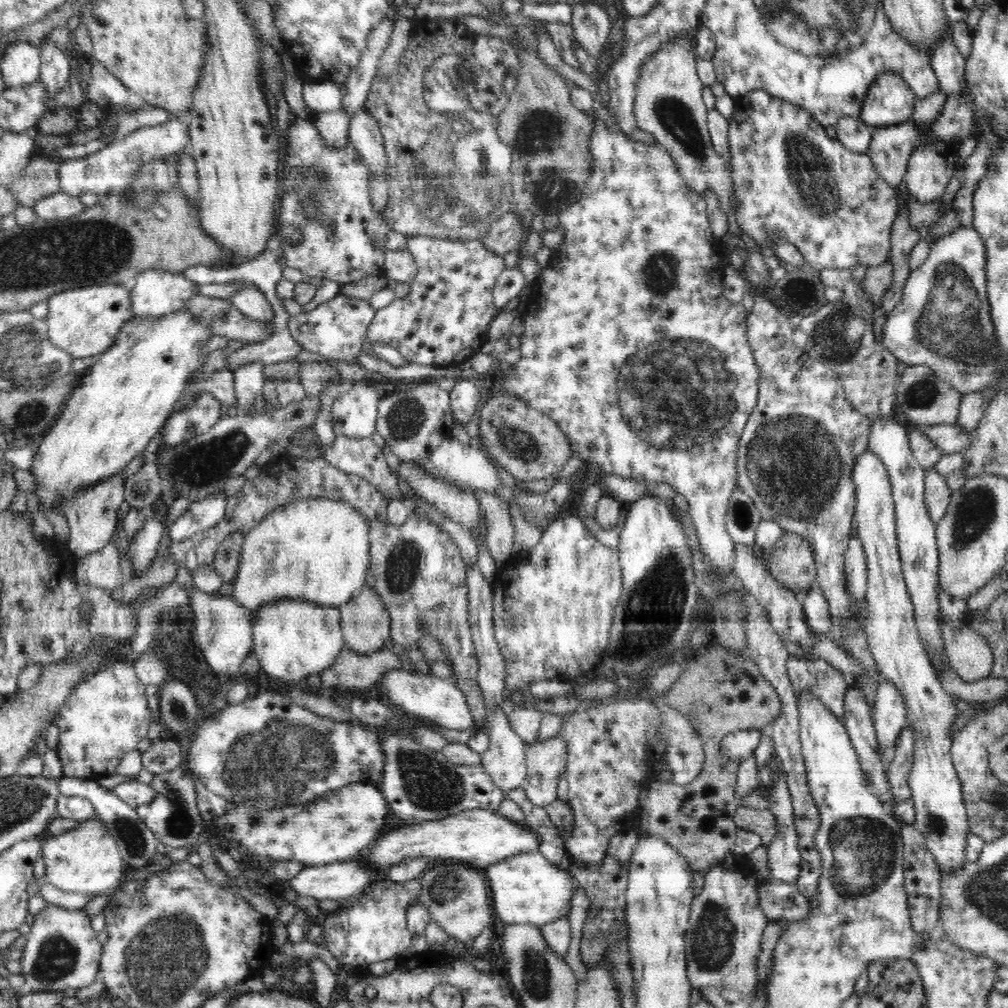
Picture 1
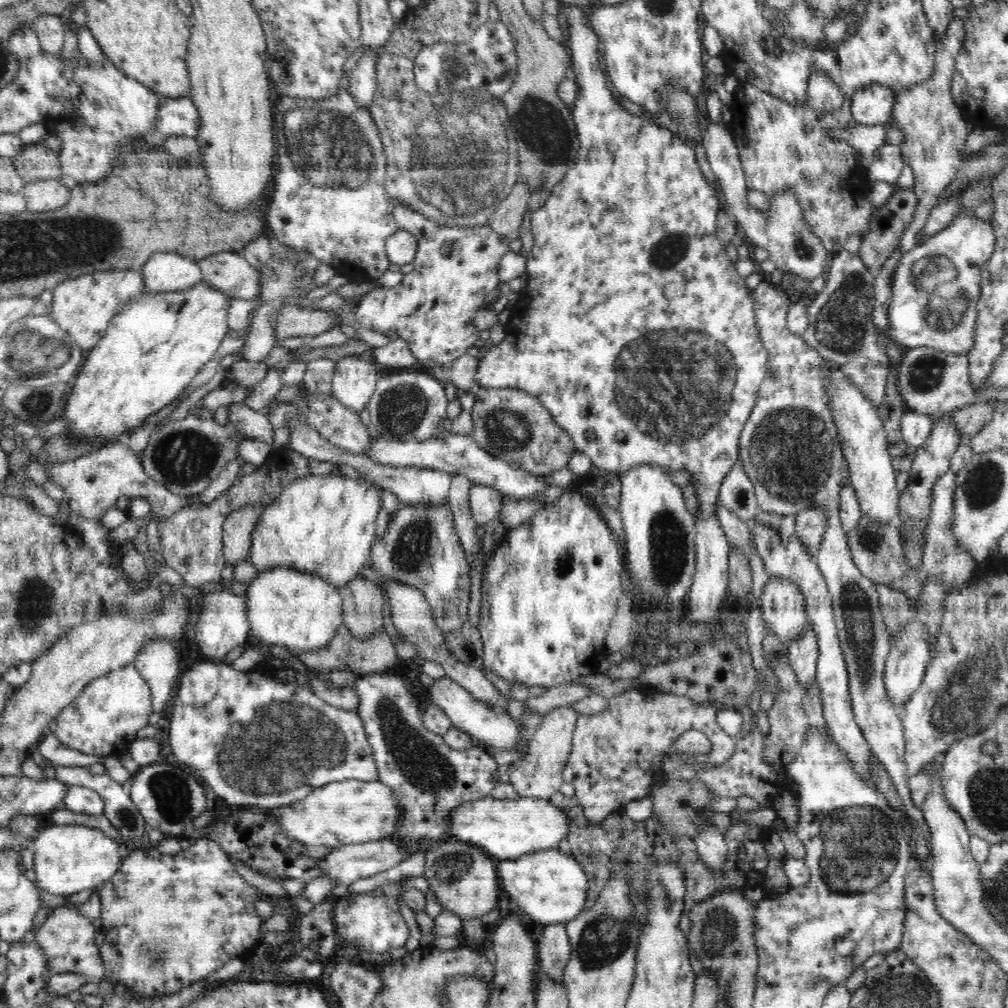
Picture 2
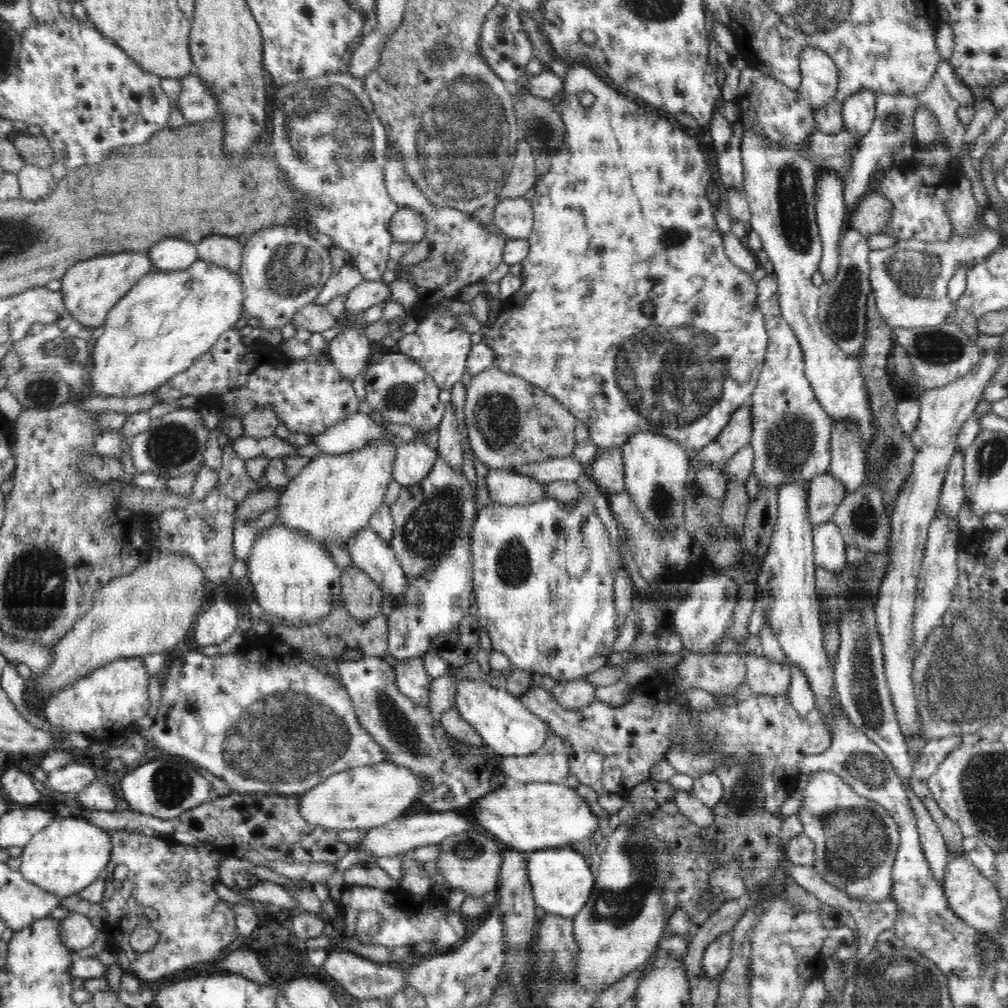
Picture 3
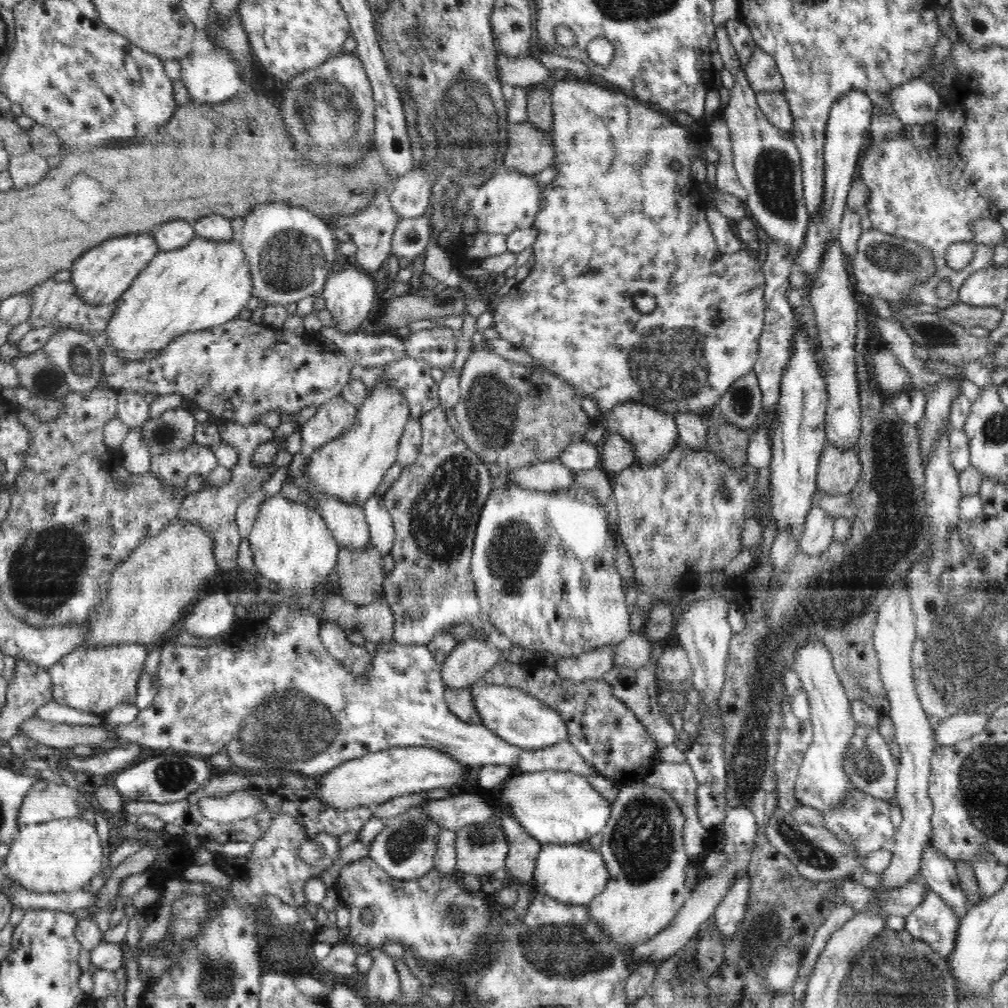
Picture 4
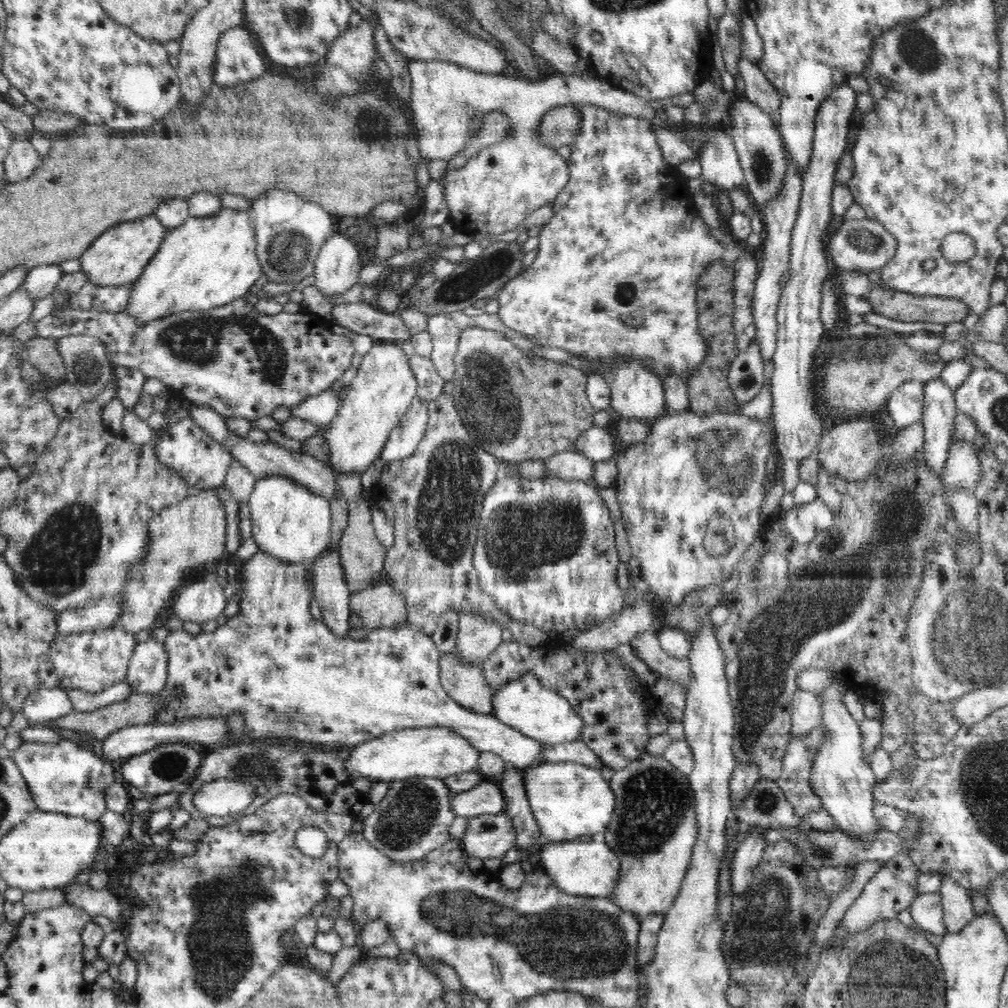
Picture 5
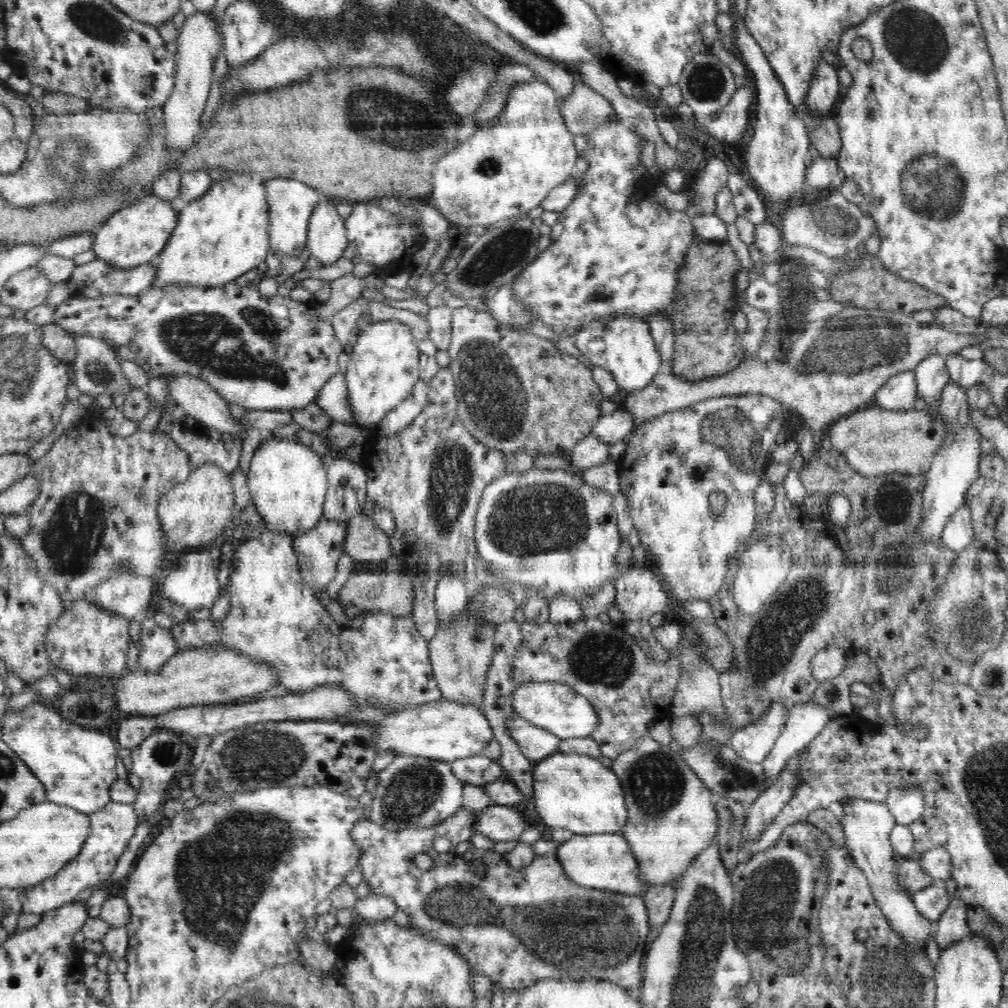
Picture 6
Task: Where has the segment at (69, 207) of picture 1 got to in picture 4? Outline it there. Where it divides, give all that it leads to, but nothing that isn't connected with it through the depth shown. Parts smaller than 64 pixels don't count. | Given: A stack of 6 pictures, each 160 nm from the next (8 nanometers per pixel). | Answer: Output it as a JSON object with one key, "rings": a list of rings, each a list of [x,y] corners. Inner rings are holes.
{"rings":[[[31,148],[24,154],[9,157],[6,172],[13,180],[13,188],[21,189],[35,185],[48,169],[46,159]]]}

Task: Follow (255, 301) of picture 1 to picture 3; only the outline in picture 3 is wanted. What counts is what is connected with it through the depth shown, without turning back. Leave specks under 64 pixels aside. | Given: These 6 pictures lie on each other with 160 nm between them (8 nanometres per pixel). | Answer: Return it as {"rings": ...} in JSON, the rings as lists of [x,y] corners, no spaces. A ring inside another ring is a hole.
{"rings":[[[210,233],[197,242],[196,250],[200,259],[212,261],[212,264],[218,267],[230,269],[240,278],[242,247],[234,237]]]}

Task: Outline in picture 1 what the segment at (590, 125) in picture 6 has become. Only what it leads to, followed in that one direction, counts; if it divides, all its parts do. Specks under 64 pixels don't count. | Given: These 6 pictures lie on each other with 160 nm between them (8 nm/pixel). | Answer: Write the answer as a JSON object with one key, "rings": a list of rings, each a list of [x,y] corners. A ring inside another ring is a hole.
{"rings":[[[508,210],[490,225],[481,243],[490,251],[504,256],[507,252],[516,251],[522,238],[524,225],[514,211]]]}

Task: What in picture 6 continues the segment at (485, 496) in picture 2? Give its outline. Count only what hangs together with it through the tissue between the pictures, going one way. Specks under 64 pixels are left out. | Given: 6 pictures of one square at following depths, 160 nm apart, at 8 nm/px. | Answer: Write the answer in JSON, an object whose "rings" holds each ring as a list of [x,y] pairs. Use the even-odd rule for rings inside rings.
{"rings":[[[591,433],[586,439],[574,445],[570,452],[566,452],[566,457],[578,467],[578,472],[583,472],[588,467],[597,464],[604,464],[610,454],[610,445],[601,442],[597,436]]]}

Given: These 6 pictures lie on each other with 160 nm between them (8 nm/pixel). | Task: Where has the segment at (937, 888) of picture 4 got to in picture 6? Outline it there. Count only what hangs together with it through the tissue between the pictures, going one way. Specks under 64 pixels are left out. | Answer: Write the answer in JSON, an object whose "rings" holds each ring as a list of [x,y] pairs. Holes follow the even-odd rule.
{"rings":[[[956,892],[951,898],[945,914],[936,922],[934,940],[942,950],[954,942],[958,942],[962,936],[970,932],[967,925],[967,914],[970,906],[964,904],[964,900]]]}

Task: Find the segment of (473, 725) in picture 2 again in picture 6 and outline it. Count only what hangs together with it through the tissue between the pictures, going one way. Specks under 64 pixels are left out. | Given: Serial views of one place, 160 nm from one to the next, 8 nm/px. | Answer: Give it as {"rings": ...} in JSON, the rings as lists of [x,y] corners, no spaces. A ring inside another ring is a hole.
{"rings":[[[526,682],[526,684],[520,684],[514,690],[512,707],[516,711],[516,716],[554,733],[560,740],[590,736],[594,728],[598,726],[598,713],[594,705],[566,683]]]}

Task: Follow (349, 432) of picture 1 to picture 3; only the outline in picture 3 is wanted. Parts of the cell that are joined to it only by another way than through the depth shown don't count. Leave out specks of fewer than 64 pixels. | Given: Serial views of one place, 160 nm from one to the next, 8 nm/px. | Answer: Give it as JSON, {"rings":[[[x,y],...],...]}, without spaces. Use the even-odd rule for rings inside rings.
{"rings":[[[344,310],[340,316],[340,324],[346,327],[344,332],[340,332],[334,340],[330,340],[328,349],[328,358],[333,362],[338,373],[346,379],[354,379],[358,374],[366,372],[370,366],[370,340],[367,340],[363,331],[366,326],[353,322],[361,320],[363,314],[351,314]]]}

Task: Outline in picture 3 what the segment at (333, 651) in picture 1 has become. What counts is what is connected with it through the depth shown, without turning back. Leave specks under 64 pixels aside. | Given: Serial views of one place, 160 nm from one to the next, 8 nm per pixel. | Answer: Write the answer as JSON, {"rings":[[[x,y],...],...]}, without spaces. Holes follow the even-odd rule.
{"rings":[[[274,523],[264,529],[257,536],[251,555],[247,558],[248,578],[254,587],[255,598],[259,605],[267,612],[264,619],[269,622],[273,616],[277,616],[279,623],[299,627],[315,623],[323,616],[329,615],[336,605],[341,604],[341,571],[328,550],[322,547],[312,535],[304,535],[298,529]]]}

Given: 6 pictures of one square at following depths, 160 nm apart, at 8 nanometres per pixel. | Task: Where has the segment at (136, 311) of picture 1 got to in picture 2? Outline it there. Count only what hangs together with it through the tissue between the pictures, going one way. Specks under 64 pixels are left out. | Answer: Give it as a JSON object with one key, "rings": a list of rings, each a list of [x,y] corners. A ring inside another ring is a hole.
{"rings":[[[173,252],[154,253],[142,265],[144,292],[184,292],[203,279],[199,263]]]}

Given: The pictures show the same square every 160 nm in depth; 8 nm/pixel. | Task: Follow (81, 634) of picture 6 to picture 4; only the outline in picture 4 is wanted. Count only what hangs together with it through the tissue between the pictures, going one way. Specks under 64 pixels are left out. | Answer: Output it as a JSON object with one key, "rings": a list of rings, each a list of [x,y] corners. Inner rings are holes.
{"rings":[[[124,643],[111,645],[82,645],[69,652],[53,664],[48,672],[52,679],[52,699],[56,699],[62,705],[68,705],[82,711],[103,716],[111,708],[114,708],[122,701],[128,703],[135,702],[137,691],[137,680],[141,675],[147,654],[150,652],[150,646],[140,645],[140,643]]]}

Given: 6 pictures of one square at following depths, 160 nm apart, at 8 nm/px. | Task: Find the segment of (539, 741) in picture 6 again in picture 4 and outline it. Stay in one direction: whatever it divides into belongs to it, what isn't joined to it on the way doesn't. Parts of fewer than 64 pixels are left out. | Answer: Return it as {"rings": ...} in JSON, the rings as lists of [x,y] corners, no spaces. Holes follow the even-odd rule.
{"rings":[[[279,603],[267,619],[261,620],[256,625],[250,627],[249,632],[244,639],[244,644],[240,645],[238,636],[226,635],[225,638],[217,643],[209,646],[189,646],[182,645],[177,642],[163,643],[161,648],[161,657],[159,662],[160,688],[158,694],[154,698],[153,703],[149,707],[139,711],[138,716],[128,724],[110,727],[106,726],[108,731],[114,733],[114,738],[134,741],[142,745],[144,748],[152,748],[154,750],[164,750],[172,748],[176,751],[184,751],[192,756],[198,756],[209,759],[212,754],[224,751],[229,755],[232,768],[238,772],[248,773],[268,773],[268,772],[298,772],[307,778],[323,778],[323,776],[340,766],[346,761],[364,756],[369,752],[378,752],[392,747],[434,747],[448,755],[452,755],[454,759],[462,762],[470,768],[477,768],[479,765],[516,765],[520,754],[524,750],[514,746],[496,735],[492,730],[488,729],[484,724],[466,723],[466,721],[454,715],[445,701],[446,687],[442,681],[441,664],[434,659],[434,655],[430,653],[427,645],[402,645],[398,641],[381,642],[377,644],[377,649],[373,653],[372,666],[367,670],[365,677],[356,677],[354,673],[350,673],[346,665],[336,660],[328,649],[323,645],[319,633],[320,620],[312,609],[299,609],[298,606]]]}

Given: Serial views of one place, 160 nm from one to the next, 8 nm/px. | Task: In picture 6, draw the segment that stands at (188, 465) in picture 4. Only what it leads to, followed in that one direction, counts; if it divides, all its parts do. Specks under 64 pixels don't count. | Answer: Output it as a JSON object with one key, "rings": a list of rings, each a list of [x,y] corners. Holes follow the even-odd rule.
{"rings":[[[183,413],[173,423],[167,427],[166,434],[188,453],[192,469],[204,463],[216,464],[230,475],[238,469],[241,438],[207,429],[198,419]]]}

